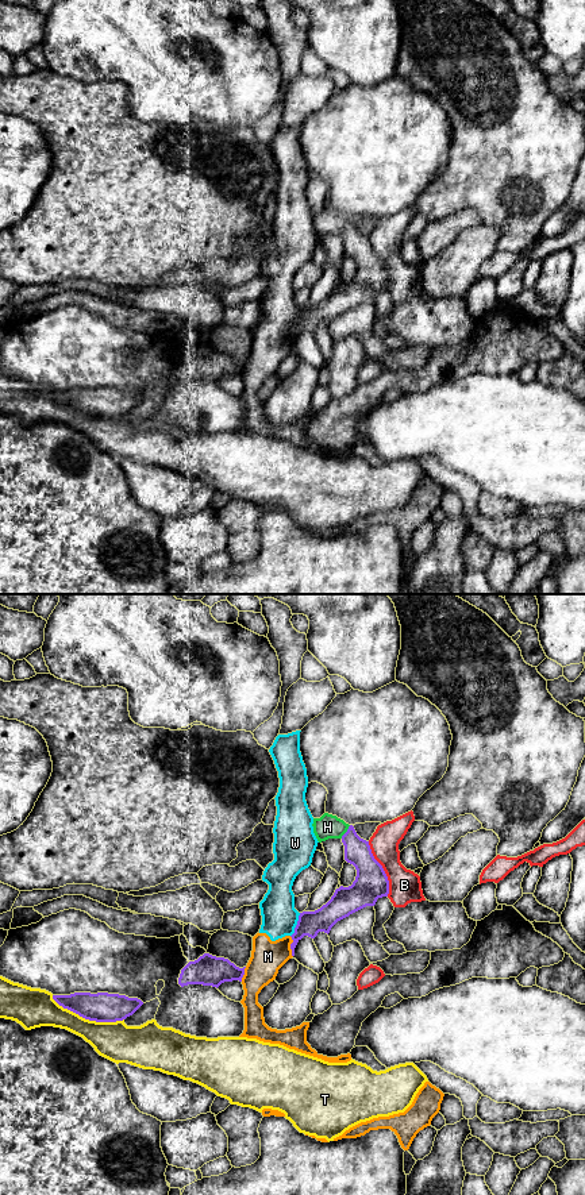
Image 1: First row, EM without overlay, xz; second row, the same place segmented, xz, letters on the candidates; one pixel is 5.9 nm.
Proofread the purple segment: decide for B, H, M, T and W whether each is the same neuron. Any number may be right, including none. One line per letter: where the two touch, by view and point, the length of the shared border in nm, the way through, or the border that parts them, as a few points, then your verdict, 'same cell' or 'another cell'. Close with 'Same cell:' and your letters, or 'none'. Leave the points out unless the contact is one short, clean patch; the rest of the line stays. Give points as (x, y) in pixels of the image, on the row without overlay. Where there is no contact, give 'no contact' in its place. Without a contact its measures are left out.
B: contact xz (383, 263); length 340 nm; another cell
H: contact xz (346, 227); length 100 nm; way xz (357, 246), (346, 227), (327, 222); same cell
M: contact xz (291, 342); length 130 nm; border xz (289, 331), (292, 335), (292, 351); another cell
T: contact xz (87, 413); length 460 nm; another cell
W: contact xz (296, 320); length 160 nm; border xz (300, 308), (295, 327), (291, 331); another cell
Same cell: H

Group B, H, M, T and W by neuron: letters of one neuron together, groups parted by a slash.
B / H / M W / T

